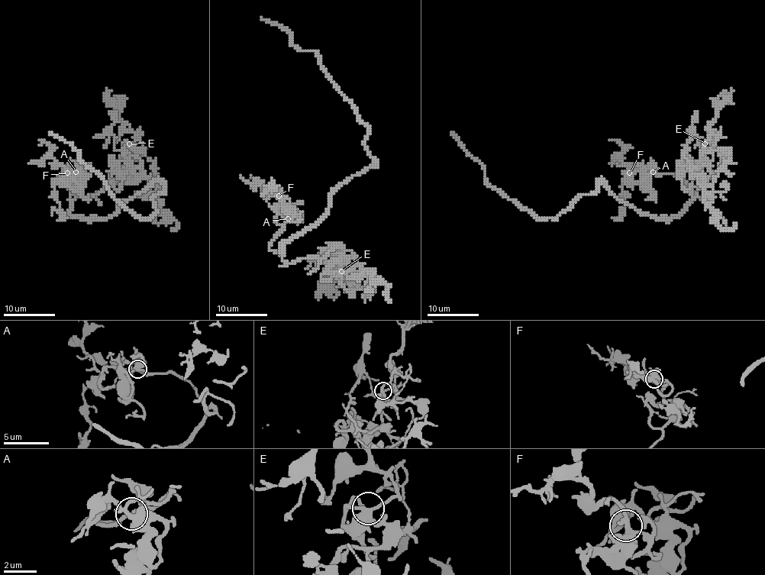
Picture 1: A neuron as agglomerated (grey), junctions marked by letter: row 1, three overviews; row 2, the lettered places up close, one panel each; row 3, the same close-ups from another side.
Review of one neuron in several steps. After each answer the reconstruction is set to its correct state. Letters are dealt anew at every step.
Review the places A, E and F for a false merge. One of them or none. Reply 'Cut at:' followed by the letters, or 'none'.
Cut at: none

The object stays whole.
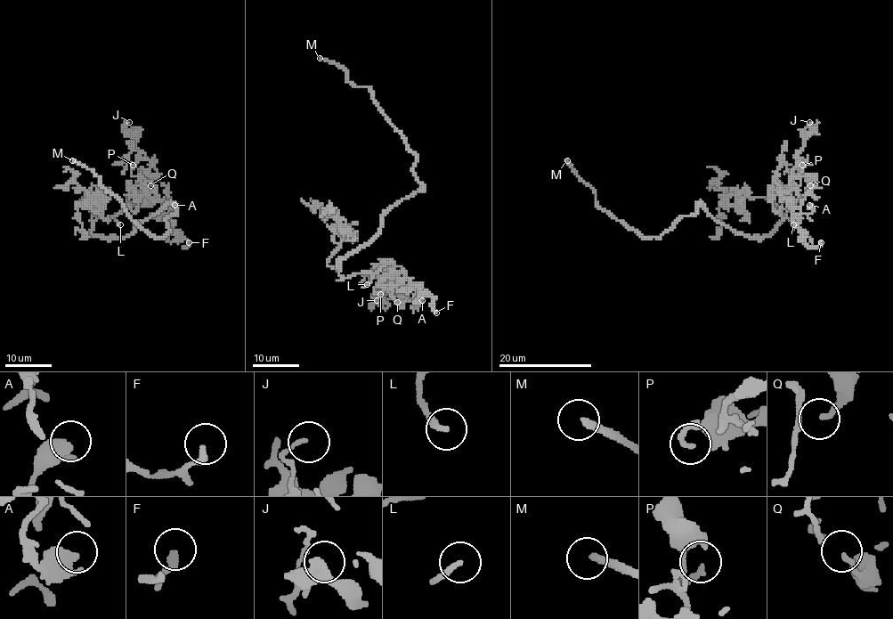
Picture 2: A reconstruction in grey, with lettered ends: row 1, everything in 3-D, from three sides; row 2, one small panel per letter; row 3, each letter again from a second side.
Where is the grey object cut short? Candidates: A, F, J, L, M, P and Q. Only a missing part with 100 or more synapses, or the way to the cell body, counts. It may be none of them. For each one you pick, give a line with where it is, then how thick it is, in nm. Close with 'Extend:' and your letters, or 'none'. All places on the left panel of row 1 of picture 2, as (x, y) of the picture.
L: place (120, 224); calibre 220 nm
M: place (72, 160); calibre 220 nm
Extend: L, M

